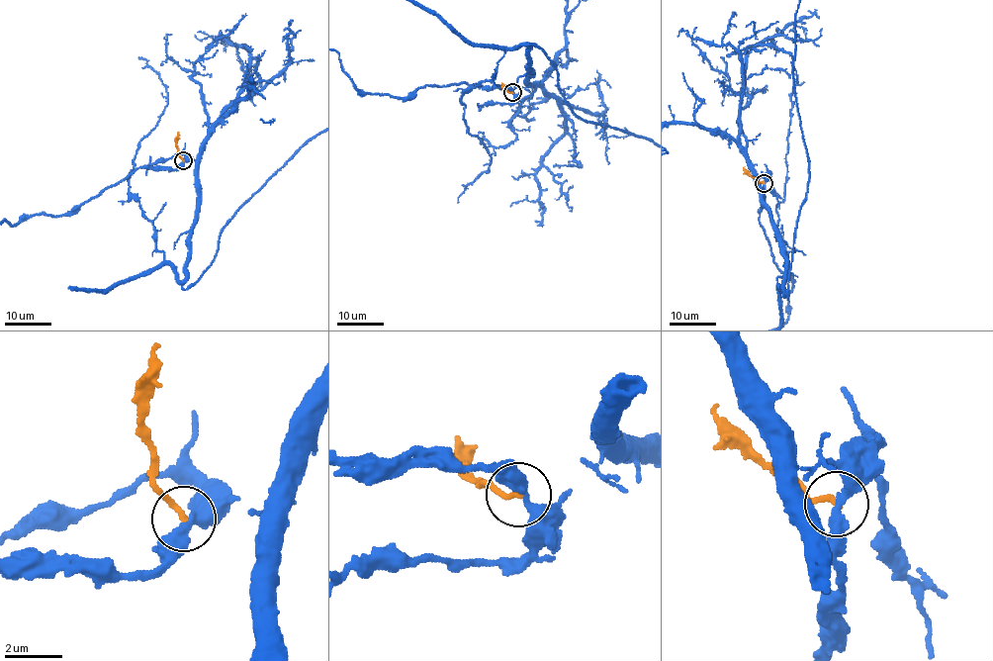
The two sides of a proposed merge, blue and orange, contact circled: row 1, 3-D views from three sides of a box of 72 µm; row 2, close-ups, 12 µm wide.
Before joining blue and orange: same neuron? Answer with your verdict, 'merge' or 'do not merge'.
do not merge

